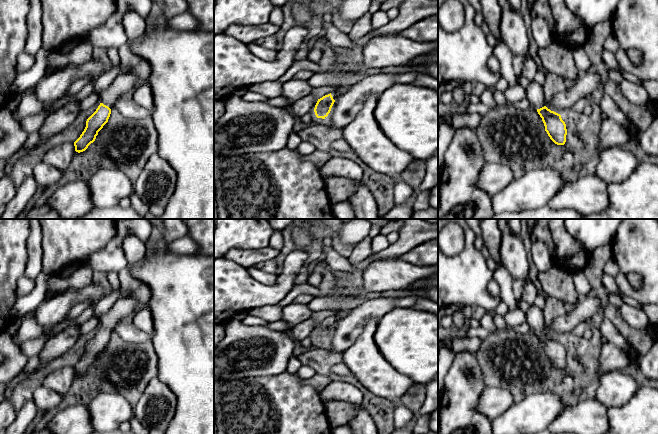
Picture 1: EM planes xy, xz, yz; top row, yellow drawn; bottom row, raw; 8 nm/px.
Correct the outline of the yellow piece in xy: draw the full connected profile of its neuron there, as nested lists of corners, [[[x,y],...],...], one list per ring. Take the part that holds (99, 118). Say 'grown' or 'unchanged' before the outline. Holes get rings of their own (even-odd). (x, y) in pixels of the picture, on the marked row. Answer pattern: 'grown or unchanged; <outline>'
grown; [[[120,74],[114,81],[101,92],[100,105],[96,111],[87,119],[86,127],[80,137],[74,142],[75,151],[80,153],[85,151],[93,143],[98,132],[108,122],[111,109],[115,102],[134,91],[138,83],[138,77],[133,74]]]

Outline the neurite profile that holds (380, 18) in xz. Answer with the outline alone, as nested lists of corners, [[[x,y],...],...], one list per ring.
[[[379,10],[375,14],[373,14],[372,18],[371,18],[373,29],[380,28],[380,27],[386,25],[387,23],[389,23],[389,21],[390,20],[389,20],[386,12],[381,11],[381,10]]]

